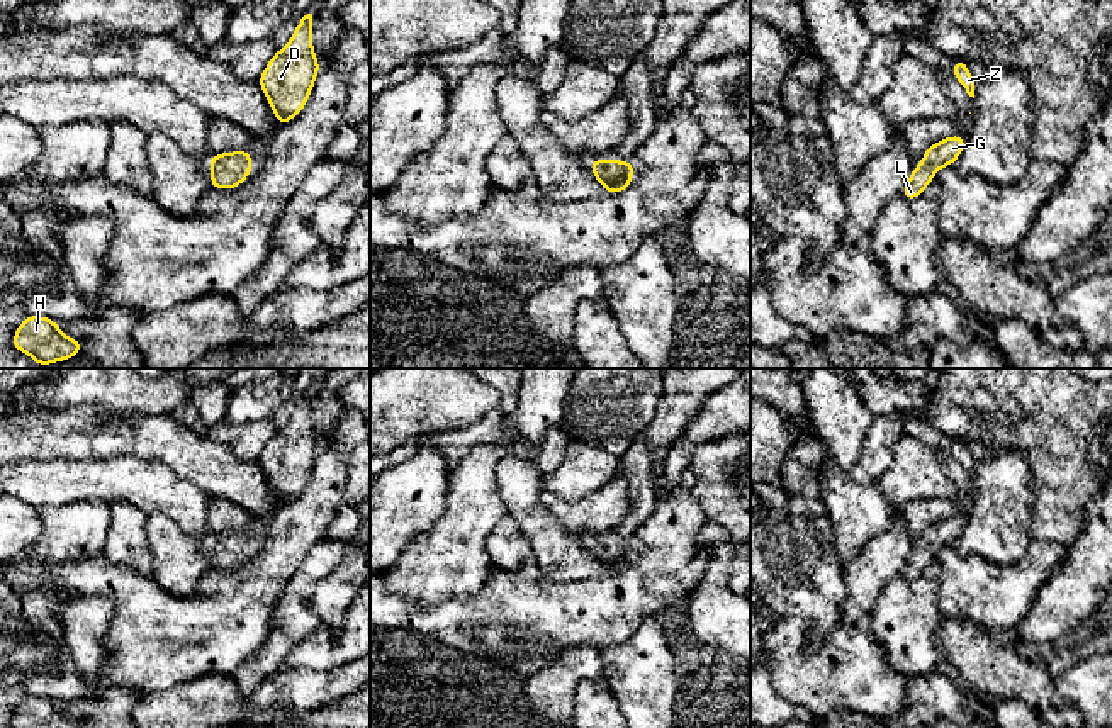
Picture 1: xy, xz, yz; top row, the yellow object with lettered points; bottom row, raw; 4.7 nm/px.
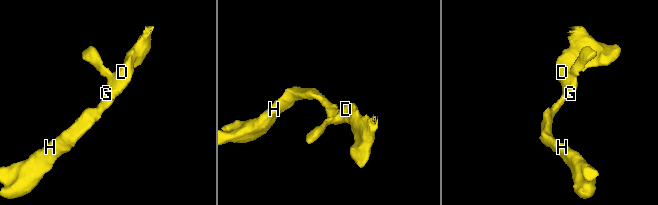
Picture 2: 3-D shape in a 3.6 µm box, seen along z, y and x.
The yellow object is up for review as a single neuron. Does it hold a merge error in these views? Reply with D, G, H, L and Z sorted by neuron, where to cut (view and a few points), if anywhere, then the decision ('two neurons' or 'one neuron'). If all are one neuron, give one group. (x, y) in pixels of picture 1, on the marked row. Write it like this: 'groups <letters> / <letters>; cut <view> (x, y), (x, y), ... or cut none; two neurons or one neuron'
groups D G H L Z; cut none; one neuron

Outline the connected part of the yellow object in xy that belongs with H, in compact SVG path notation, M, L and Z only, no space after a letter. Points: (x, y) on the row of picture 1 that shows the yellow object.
M25 316L14 333L12 346L42 367L76 356L83 341L68 338L49 317Z

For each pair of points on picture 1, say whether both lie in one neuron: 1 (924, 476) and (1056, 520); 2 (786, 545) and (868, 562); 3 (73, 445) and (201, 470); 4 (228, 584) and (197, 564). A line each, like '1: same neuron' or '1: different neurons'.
1: different neurons
2: different neurons
3: same neuron
4: different neurons

